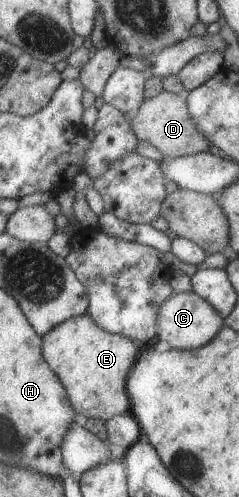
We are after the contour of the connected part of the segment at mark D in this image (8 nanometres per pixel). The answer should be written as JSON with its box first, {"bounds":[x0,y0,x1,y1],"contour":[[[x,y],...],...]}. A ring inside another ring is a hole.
{"bounds":[132,91,213,157],"contour":[[[162,91],[154,98],[144,99],[138,114],[132,118],[132,130],[139,140],[146,140],[155,146],[163,156],[179,157],[208,151],[213,144],[211,140],[196,126],[195,120],[188,110],[186,94],[177,95]]]}

